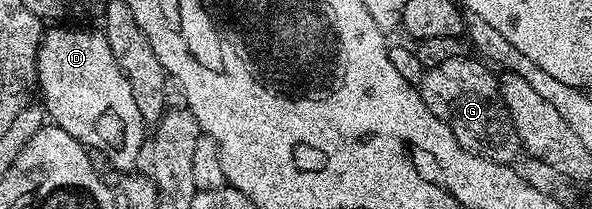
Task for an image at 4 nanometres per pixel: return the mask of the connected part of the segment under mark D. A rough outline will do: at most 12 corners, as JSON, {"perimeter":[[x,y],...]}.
{"perimeter":[[49,26],[48,119],[117,170],[147,125],[104,31]]}

